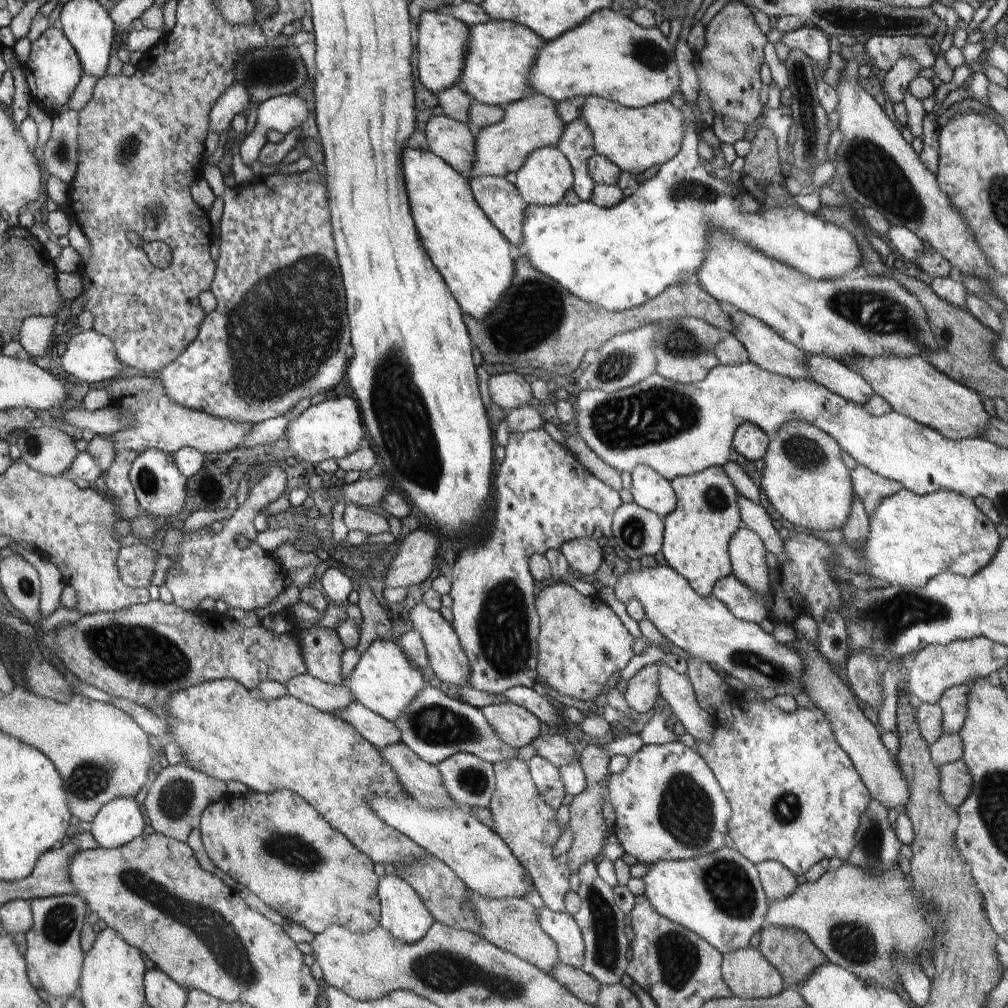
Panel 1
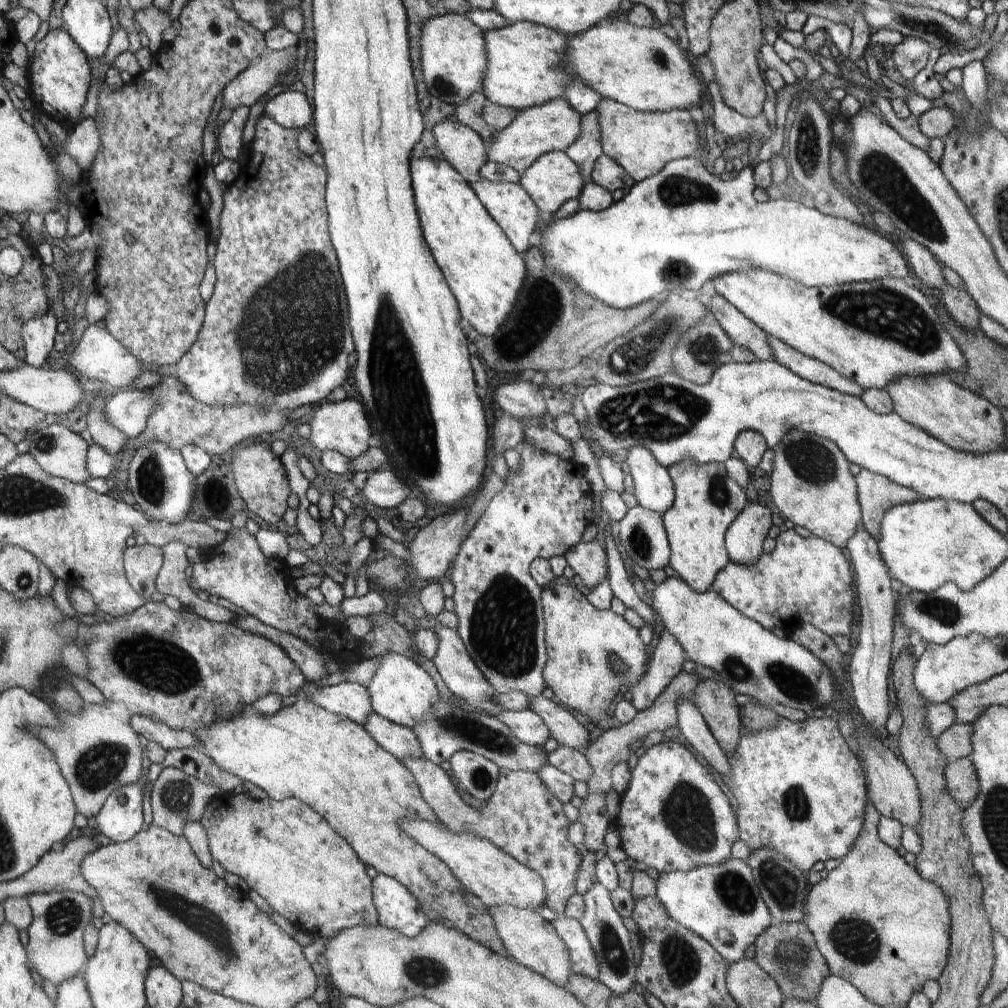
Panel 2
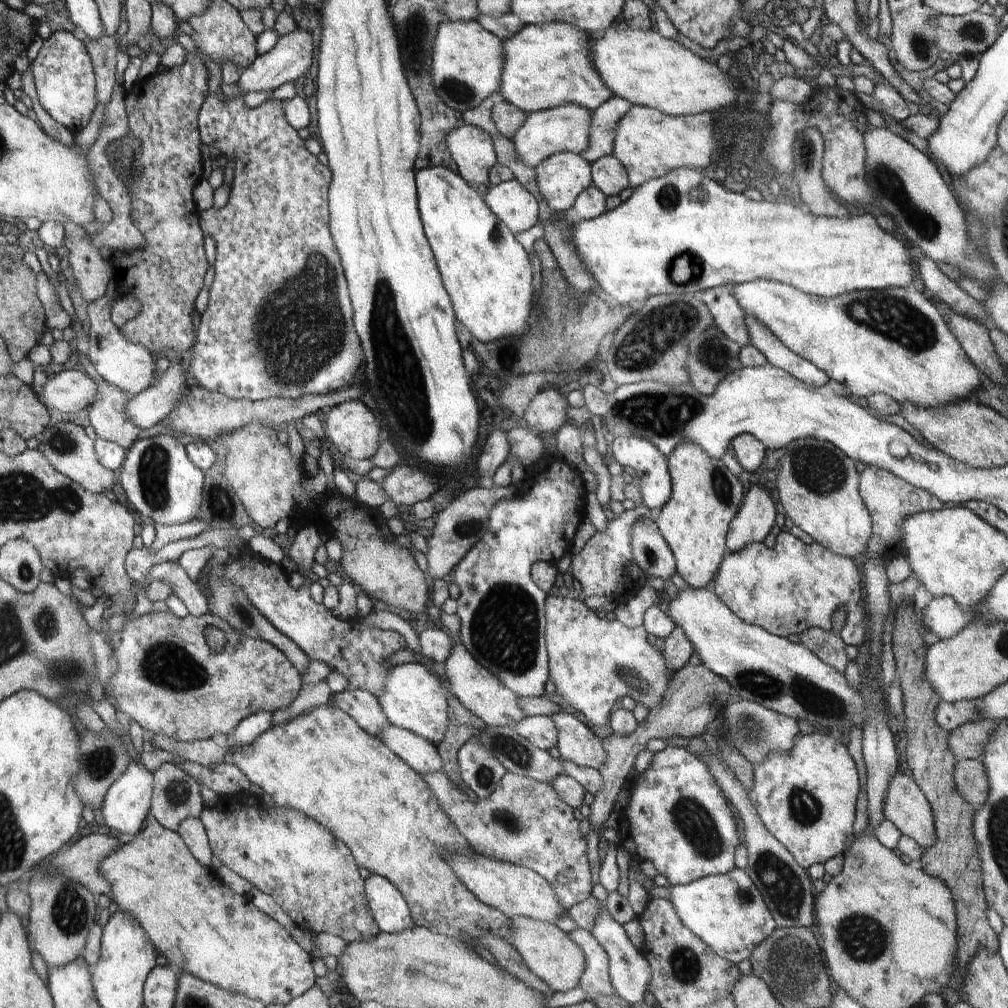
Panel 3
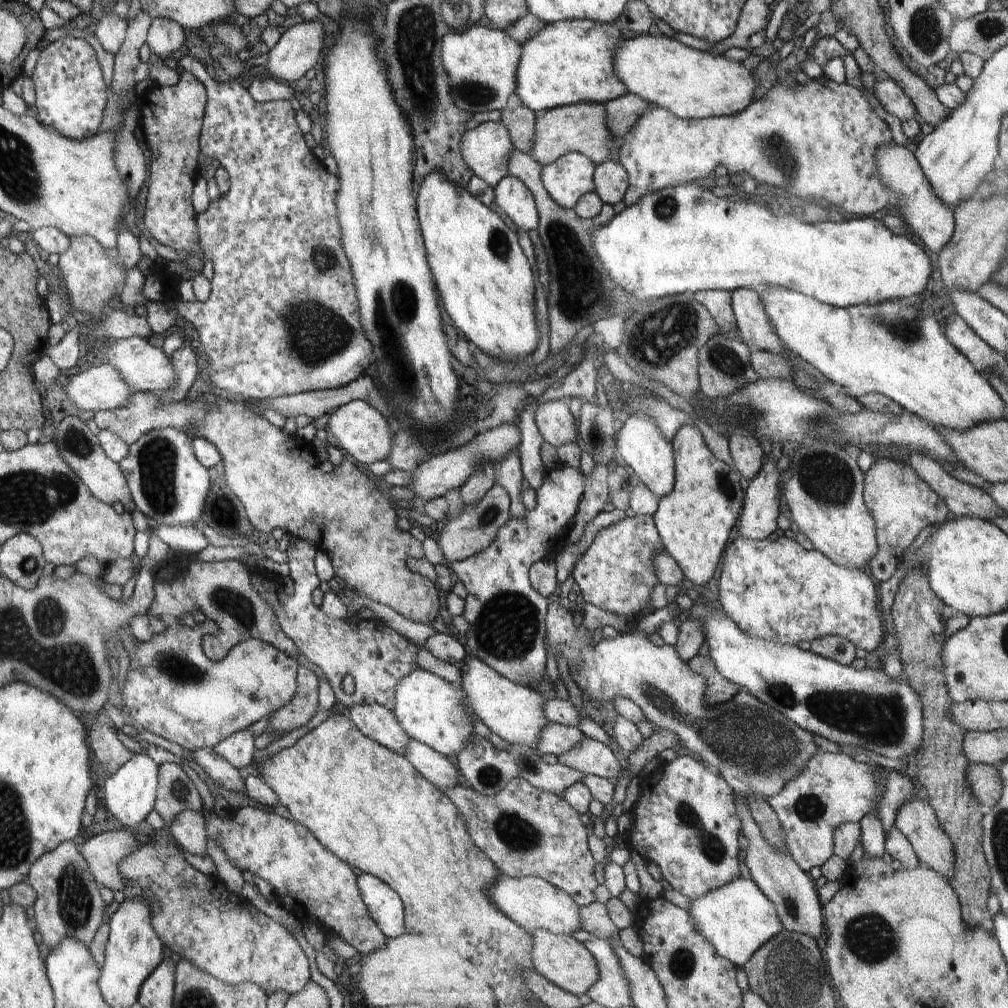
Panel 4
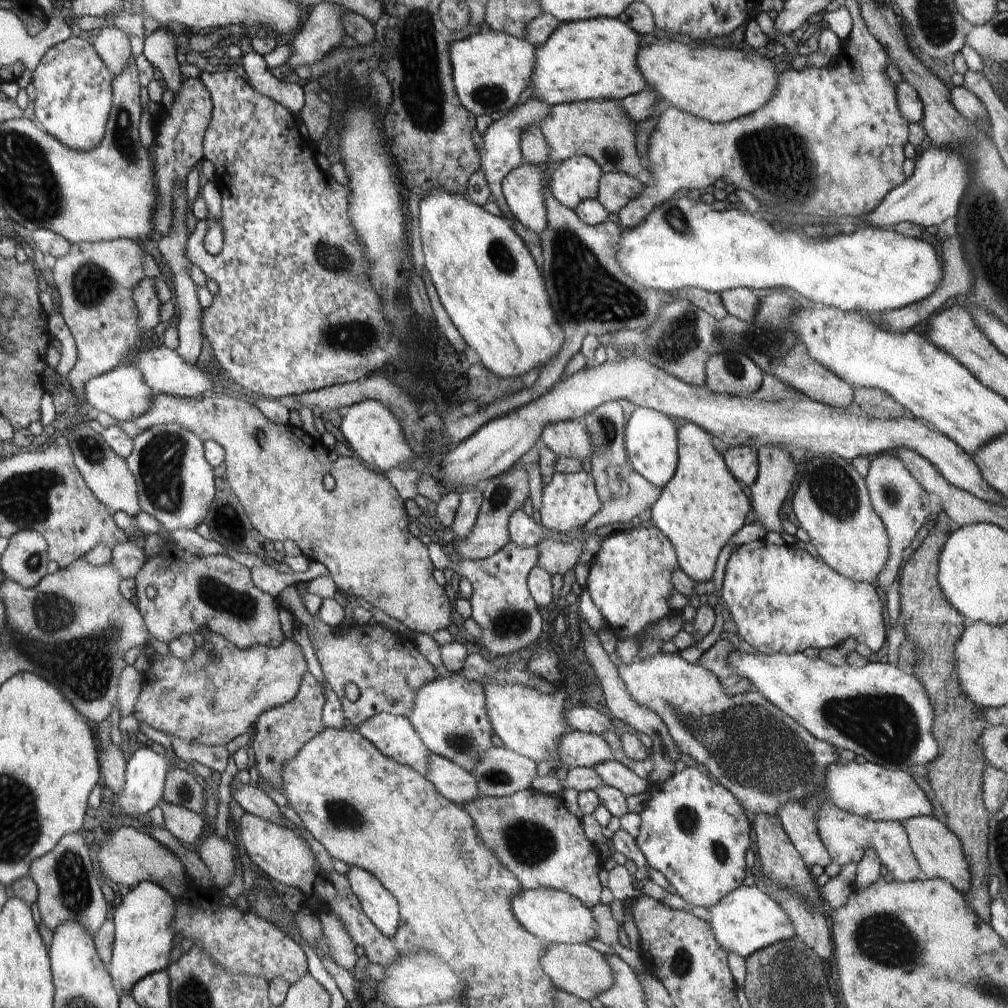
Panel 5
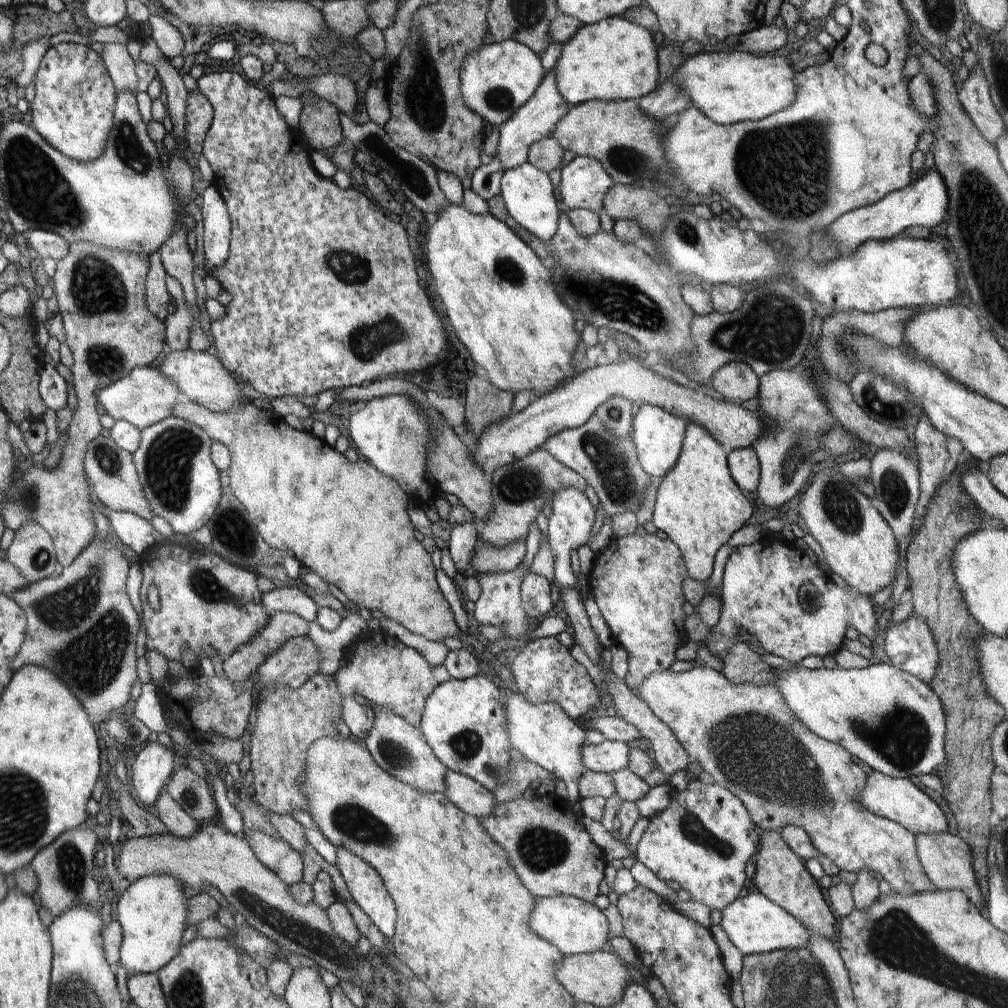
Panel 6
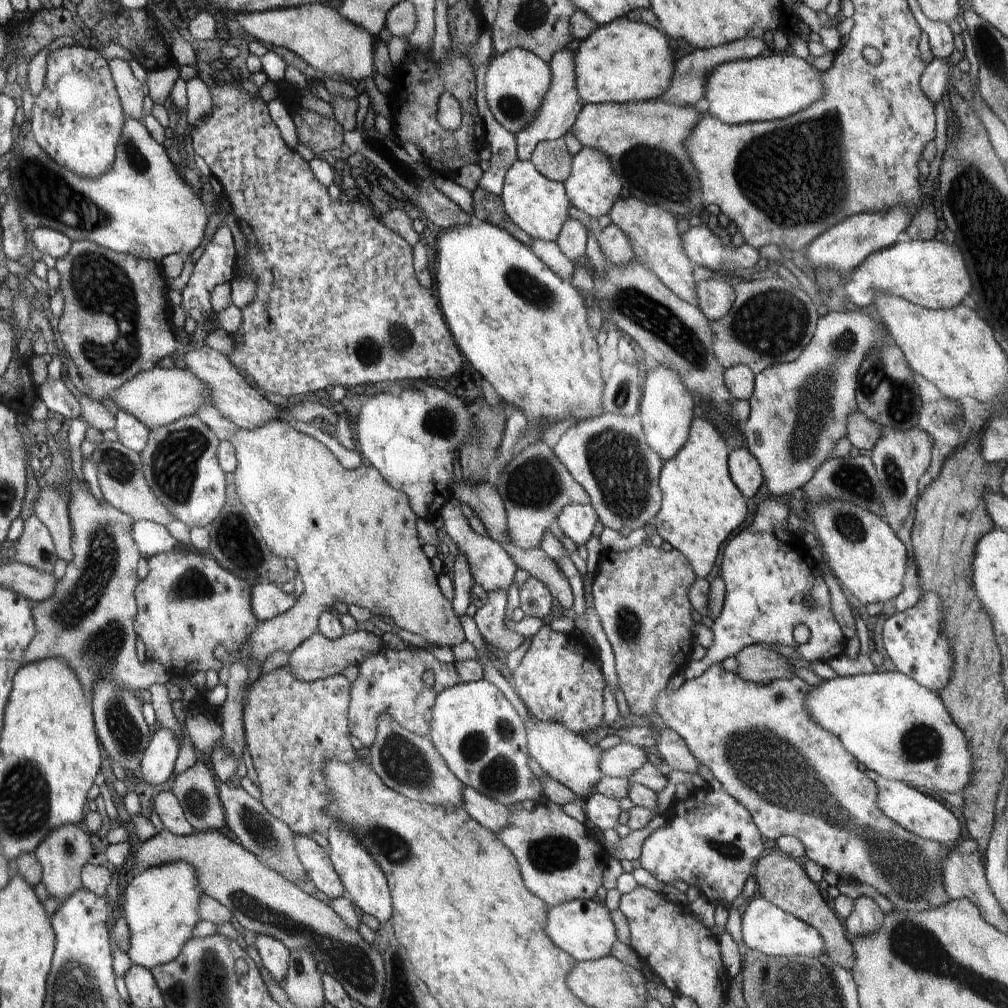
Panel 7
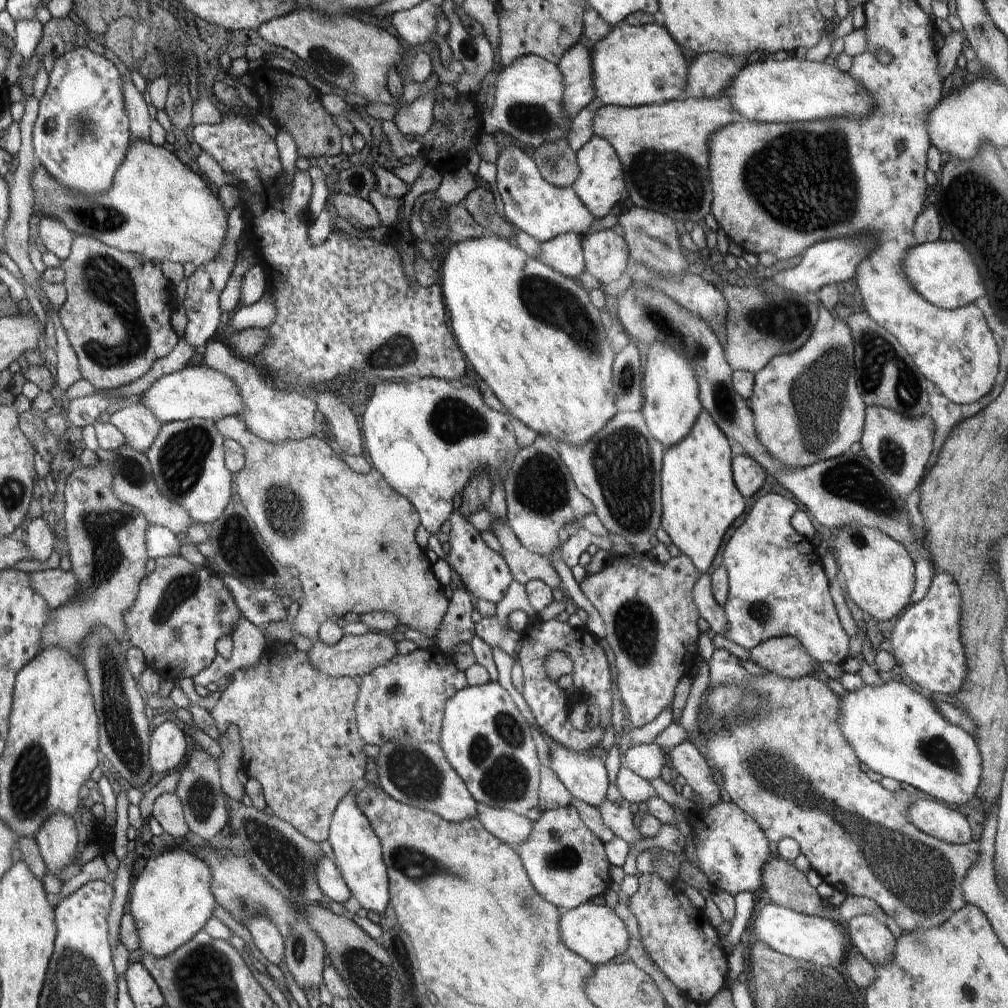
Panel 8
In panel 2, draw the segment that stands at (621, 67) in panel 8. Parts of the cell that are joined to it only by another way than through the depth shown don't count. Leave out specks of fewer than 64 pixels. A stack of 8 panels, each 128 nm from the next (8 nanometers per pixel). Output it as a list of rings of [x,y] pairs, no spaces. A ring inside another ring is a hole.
[[[522,21],[484,32],[484,42],[488,66],[482,80],[482,91],[489,102],[519,111],[561,98],[572,106],[576,114],[584,116],[596,110],[602,100],[596,90],[586,86],[582,80],[572,78],[560,66],[568,44],[568,36],[562,32]]]

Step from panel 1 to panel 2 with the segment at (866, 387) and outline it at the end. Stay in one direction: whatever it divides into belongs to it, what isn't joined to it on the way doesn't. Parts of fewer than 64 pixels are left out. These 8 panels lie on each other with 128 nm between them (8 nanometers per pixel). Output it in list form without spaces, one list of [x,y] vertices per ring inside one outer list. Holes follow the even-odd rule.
[[[766,334],[766,338],[768,338],[768,348],[772,348],[774,361],[788,368],[790,372],[812,384],[822,385],[842,392],[842,394],[860,398],[864,388],[858,382],[848,380],[842,374],[838,374],[834,368],[830,368],[830,366],[826,366],[826,364],[822,364],[814,358],[808,358],[808,356],[800,354],[785,342],[774,338],[770,334]]]

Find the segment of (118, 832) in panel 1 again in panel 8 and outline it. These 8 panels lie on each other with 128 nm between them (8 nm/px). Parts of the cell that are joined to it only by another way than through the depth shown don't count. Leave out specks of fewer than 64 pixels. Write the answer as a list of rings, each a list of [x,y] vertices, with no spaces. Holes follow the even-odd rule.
[[[167,721],[160,724],[149,741],[148,765],[154,774],[164,774],[178,768],[188,756],[192,743],[178,726]]]

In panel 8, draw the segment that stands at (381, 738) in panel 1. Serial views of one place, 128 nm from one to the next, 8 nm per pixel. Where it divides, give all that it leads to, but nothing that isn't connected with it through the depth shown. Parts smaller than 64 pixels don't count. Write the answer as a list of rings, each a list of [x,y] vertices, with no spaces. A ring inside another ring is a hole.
[[[483,803],[476,804],[477,820],[501,842],[510,847],[526,840],[531,832],[531,822],[524,815],[518,815],[507,809],[488,807]]]

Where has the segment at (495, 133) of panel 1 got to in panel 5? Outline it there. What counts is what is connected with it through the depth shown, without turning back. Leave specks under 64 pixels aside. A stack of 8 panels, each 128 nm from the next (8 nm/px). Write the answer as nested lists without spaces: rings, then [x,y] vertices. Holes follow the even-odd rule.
[[[592,100],[552,106],[539,127],[550,148],[548,163],[586,155],[606,174],[627,174],[636,178],[638,172],[642,172],[636,153],[636,124],[626,116],[618,100]]]

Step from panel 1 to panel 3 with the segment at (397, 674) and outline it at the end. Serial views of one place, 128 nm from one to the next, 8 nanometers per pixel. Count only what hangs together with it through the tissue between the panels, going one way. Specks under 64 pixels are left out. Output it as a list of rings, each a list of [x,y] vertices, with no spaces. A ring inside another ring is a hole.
[[[420,663],[393,665],[388,670],[386,686],[377,698],[388,722],[409,730],[428,740],[433,745],[440,745],[444,734],[448,732],[448,700],[442,684]]]

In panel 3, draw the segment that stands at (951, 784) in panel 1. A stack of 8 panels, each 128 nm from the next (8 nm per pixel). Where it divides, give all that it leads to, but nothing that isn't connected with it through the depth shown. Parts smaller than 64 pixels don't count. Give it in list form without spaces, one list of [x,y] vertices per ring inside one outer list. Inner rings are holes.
[[[957,759],[954,767],[954,784],[958,794],[966,802],[978,808],[986,804],[988,776],[984,764],[979,760]]]

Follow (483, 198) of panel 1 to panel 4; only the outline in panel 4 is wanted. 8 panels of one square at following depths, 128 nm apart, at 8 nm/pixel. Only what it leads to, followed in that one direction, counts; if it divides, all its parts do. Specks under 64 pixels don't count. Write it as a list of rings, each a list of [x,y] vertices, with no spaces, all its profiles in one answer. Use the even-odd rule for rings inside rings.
[[[506,175],[493,188],[495,204],[514,222],[517,228],[526,232],[536,231],[539,214],[530,189],[515,176]]]

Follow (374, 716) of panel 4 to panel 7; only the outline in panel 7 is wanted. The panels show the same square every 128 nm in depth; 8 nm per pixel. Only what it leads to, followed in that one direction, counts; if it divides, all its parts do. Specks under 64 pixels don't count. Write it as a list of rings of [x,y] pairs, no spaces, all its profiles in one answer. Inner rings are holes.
[[[388,714],[378,718],[374,744],[365,753],[368,763],[380,780],[390,786],[394,792],[404,794],[414,802],[426,802],[432,806],[448,806],[462,808],[462,788],[464,785],[446,766],[446,761],[438,754],[438,750],[428,737],[421,737],[401,724],[396,724]]]

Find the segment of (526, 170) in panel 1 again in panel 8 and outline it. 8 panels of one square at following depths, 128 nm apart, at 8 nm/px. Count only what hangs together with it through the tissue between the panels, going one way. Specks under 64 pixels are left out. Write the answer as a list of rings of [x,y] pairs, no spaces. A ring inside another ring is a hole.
[[[594,135],[588,143],[576,152],[576,157],[579,176],[571,188],[582,205],[589,211],[589,214],[592,214],[594,218],[597,217],[600,221],[604,221],[605,217],[612,212],[615,204],[629,196],[624,185],[618,156],[605,139]]]

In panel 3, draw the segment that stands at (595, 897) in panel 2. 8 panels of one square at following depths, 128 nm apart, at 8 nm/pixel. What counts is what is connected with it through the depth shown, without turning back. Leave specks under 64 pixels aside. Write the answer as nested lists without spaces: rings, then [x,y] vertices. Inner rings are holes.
[[[600,903],[600,914],[596,918],[596,924],[592,928],[592,936],[598,940],[598,944],[606,950],[609,960],[610,980],[612,988],[616,990],[616,995],[628,1002],[628,1004],[642,1004],[644,1002],[645,992],[648,991],[648,982],[650,982],[650,966],[640,950],[634,947],[634,944],[628,939],[626,932],[621,924],[618,924],[611,917],[606,908],[606,903]]]

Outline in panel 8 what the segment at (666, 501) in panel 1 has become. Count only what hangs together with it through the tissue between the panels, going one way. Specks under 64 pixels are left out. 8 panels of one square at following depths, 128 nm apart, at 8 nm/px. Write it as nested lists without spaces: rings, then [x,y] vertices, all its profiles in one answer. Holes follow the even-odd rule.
[[[654,342],[648,348],[646,370],[643,372],[643,402],[640,410],[652,438],[666,449],[684,440],[694,426],[703,406],[698,400],[698,380],[690,362],[682,352],[676,352],[664,342]]]

